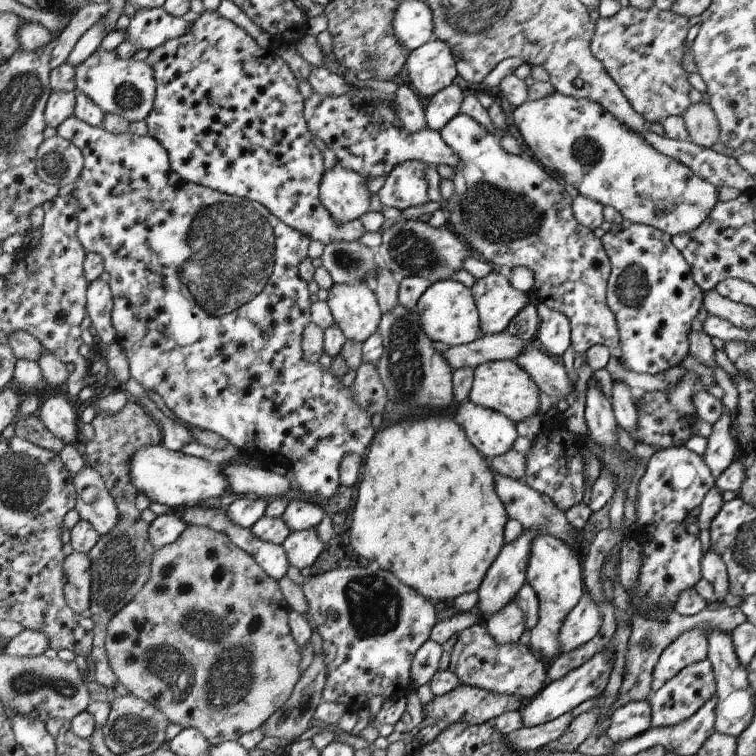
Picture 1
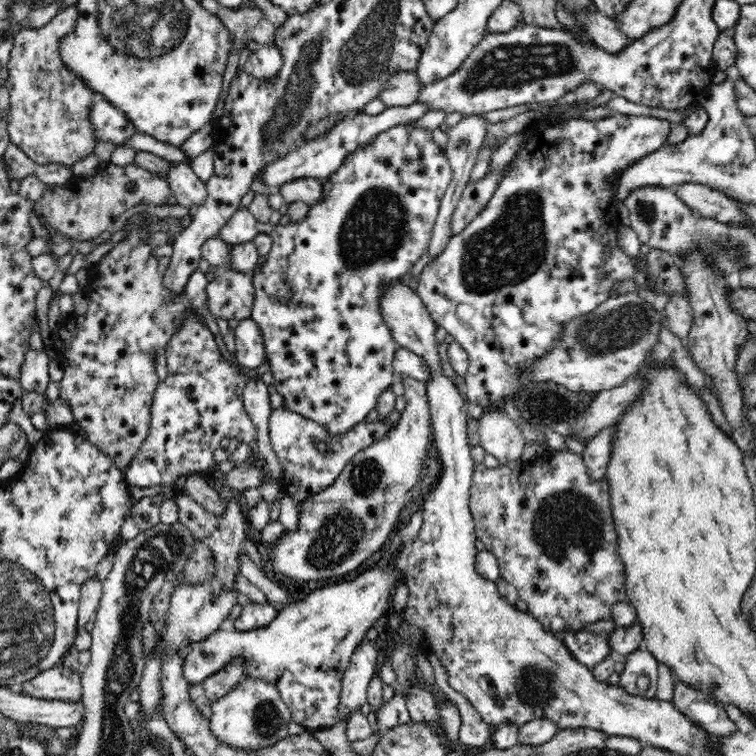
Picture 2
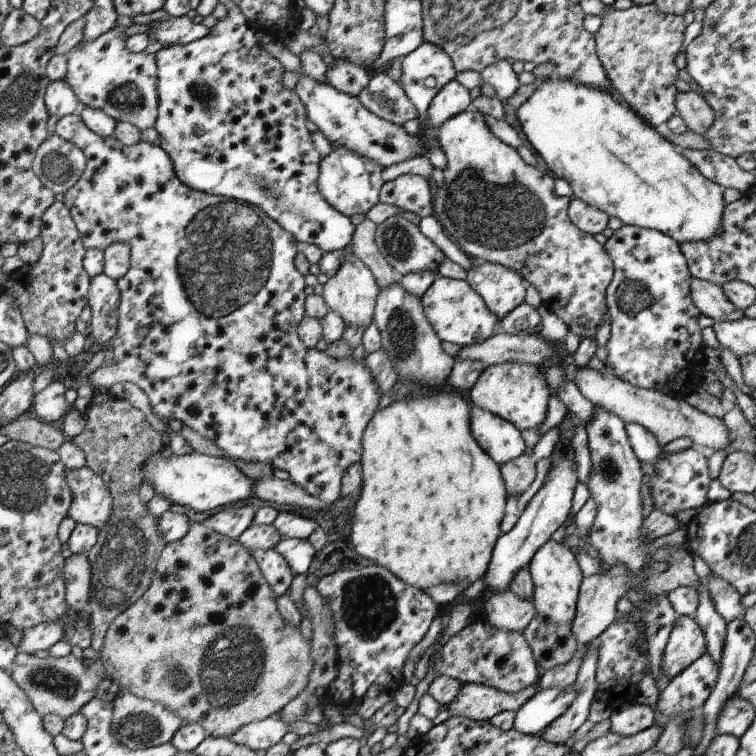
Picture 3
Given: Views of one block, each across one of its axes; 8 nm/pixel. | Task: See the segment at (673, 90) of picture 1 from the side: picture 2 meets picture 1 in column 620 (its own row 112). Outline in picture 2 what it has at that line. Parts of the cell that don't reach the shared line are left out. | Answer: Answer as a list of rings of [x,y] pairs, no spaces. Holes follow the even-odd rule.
[[[70,6],[46,26],[19,28],[14,37],[5,80],[10,94],[7,132],[9,140],[36,164],[71,167],[94,153],[96,147],[90,110],[100,96],[72,73],[60,57],[60,42],[66,34],[74,32],[78,14],[77,8]]]

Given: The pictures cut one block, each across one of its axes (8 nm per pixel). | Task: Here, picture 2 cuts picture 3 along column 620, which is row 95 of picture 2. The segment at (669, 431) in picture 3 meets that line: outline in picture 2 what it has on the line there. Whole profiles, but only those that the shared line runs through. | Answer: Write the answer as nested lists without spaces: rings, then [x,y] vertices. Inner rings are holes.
[[[400,71],[386,80],[378,96],[386,107],[410,106],[423,87],[416,72]]]

